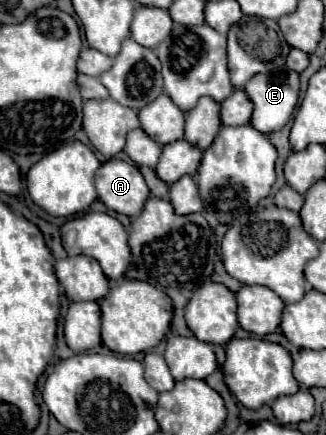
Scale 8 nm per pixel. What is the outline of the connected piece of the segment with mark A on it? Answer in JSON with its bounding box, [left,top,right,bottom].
[94,159,148,217]

